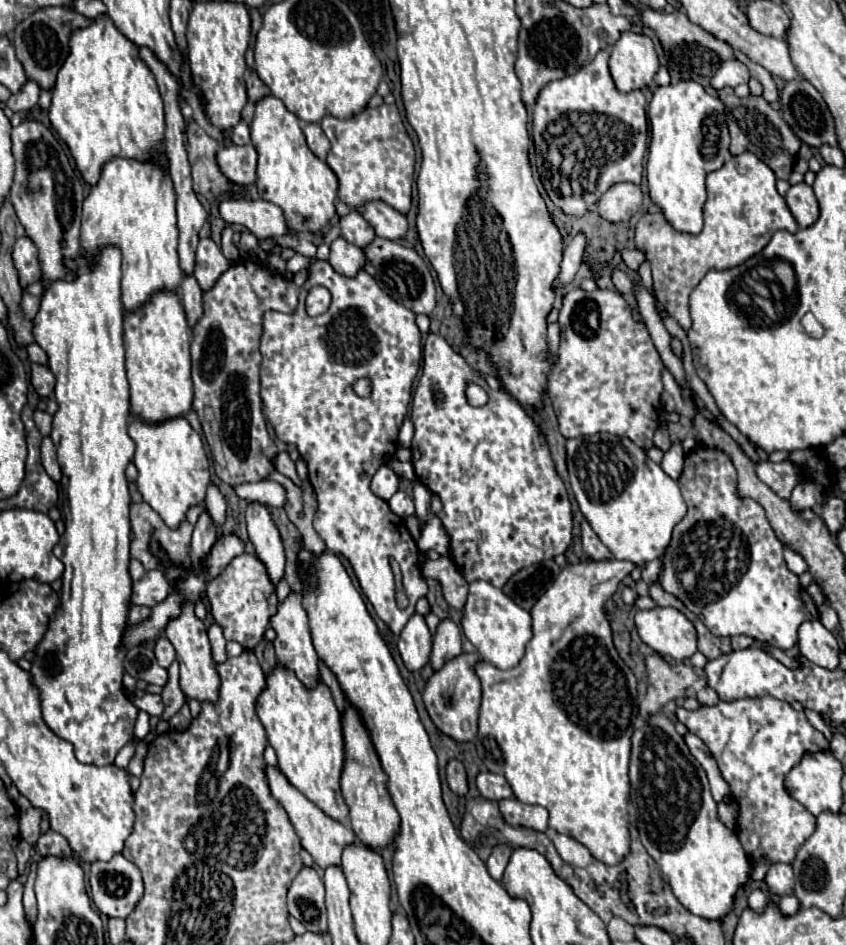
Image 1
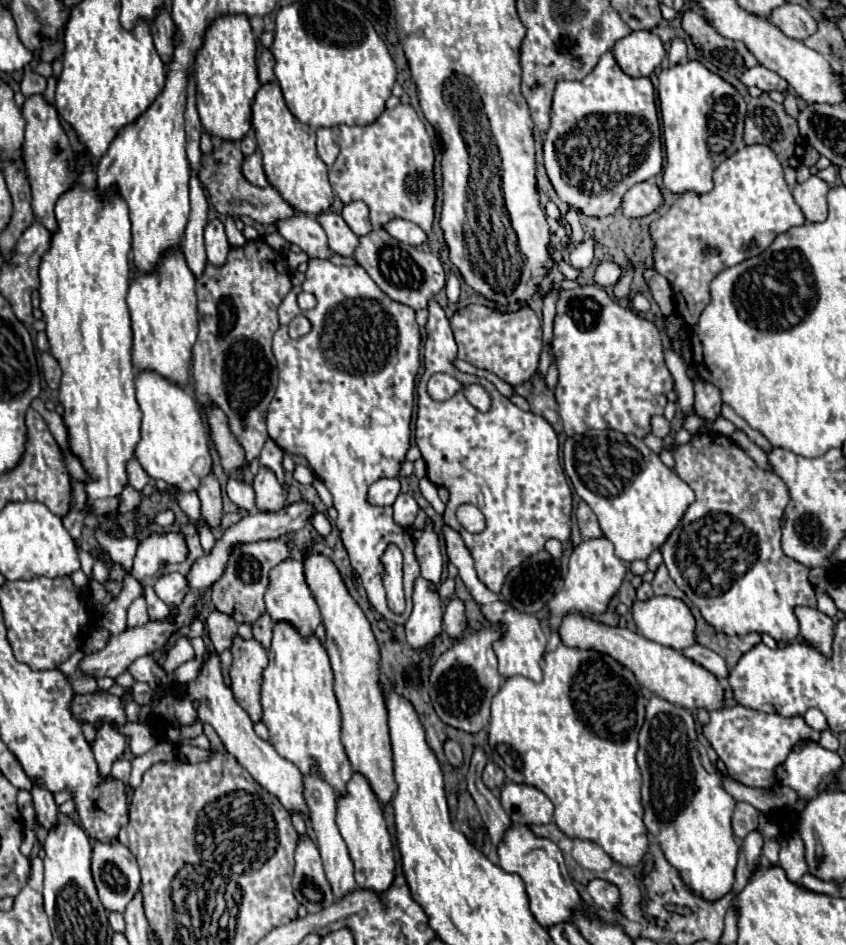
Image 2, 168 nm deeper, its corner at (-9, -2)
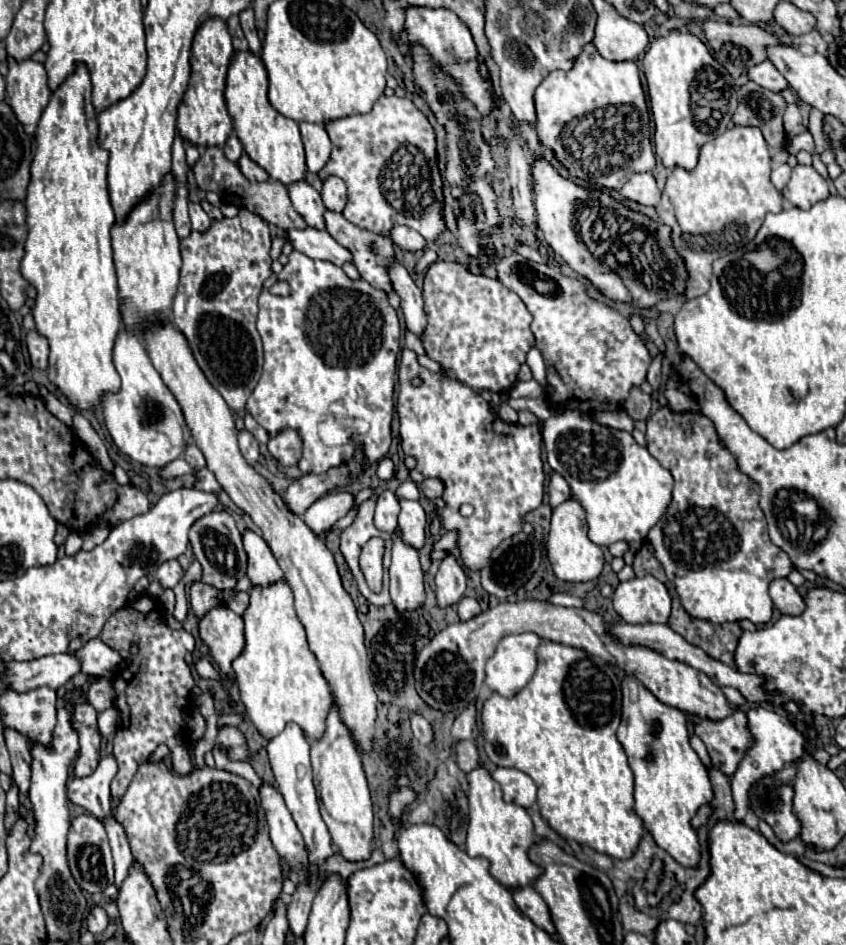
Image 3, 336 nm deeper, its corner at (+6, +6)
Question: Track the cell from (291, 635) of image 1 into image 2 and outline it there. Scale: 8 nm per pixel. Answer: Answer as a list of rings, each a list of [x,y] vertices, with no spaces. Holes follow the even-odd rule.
[[[292,557],[278,563],[276,567],[272,567],[270,585],[264,595],[264,603],[266,603],[266,611],[270,613],[270,617],[274,621],[282,621],[282,619],[292,621],[292,625],[296,625],[302,633],[314,633],[314,629],[320,625],[320,611],[312,597],[312,591],[308,589],[306,581],[304,581],[302,563]]]

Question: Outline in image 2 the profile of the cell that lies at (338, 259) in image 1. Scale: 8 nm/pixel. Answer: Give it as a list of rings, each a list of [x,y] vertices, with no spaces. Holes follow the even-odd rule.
[[[324,211],[316,215],[316,221],[322,225],[322,229],[328,235],[328,247],[344,257],[352,257],[356,245],[358,245],[358,237],[348,229],[346,221],[334,213],[334,211]]]

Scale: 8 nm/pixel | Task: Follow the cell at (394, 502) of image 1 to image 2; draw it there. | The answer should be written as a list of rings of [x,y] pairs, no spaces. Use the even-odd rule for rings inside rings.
[[[400,493],[392,507],[394,507],[394,521],[396,521],[400,527],[404,527],[404,529],[412,527],[414,519],[416,519],[416,513],[418,513],[418,503],[416,503],[416,499],[414,499],[412,495]]]

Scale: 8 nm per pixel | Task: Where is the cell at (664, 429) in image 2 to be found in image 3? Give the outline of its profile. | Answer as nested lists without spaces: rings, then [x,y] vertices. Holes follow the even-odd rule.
[[[635,387],[635,389],[631,389],[623,409],[627,411],[627,415],[631,419],[645,421],[649,417],[649,413],[651,413],[651,395],[647,395],[647,393],[643,393],[641,389]]]

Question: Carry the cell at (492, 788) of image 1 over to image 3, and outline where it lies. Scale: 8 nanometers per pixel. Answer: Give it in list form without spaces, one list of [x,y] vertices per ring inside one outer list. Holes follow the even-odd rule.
[[[473,741],[457,743],[455,755],[457,755],[457,765],[463,773],[471,773],[473,769],[479,767],[479,751],[477,751]]]

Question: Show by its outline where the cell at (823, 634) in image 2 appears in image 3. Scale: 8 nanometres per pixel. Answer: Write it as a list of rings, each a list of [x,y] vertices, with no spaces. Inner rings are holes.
[[[775,579],[769,585],[769,595],[771,595],[775,607],[783,615],[795,617],[797,613],[803,613],[805,611],[805,599],[803,599],[803,595],[787,579]]]

